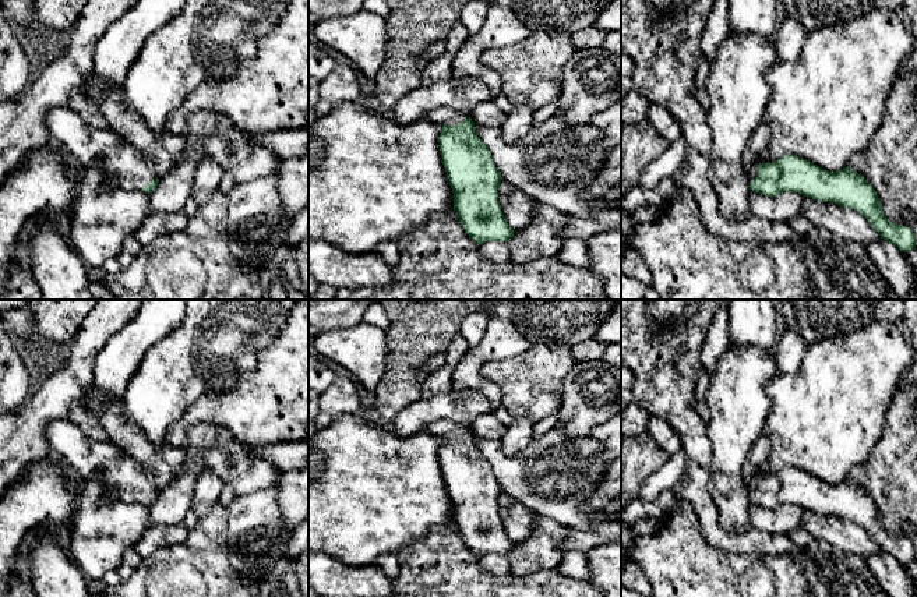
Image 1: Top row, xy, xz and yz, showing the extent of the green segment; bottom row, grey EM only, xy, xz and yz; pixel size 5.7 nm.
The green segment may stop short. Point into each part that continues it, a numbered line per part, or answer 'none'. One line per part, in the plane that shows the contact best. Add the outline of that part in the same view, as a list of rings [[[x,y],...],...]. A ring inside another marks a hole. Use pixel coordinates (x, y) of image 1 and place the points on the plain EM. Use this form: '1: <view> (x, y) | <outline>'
1: xz (441, 428) | [[[438,420],[435,423],[430,423],[424,428],[426,432],[440,437],[440,438],[461,437],[468,430],[469,430],[468,427],[462,427],[448,420]]]

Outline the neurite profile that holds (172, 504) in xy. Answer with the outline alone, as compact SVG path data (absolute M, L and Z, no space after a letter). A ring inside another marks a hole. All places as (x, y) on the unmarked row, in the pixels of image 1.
M209 423L195 424L186 437L181 448L187 458L172 484L159 491L156 501L151 505L151 526L183 523L191 508L194 484L204 467L204 455L208 449L222 448L237 442L237 439L221 427Z

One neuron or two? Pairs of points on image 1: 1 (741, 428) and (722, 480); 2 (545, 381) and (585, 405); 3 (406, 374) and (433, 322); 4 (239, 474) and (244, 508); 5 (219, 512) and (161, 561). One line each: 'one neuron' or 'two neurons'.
1: one neuron
2: two neurons
3: one neuron
4: two neurons
5: one neuron

